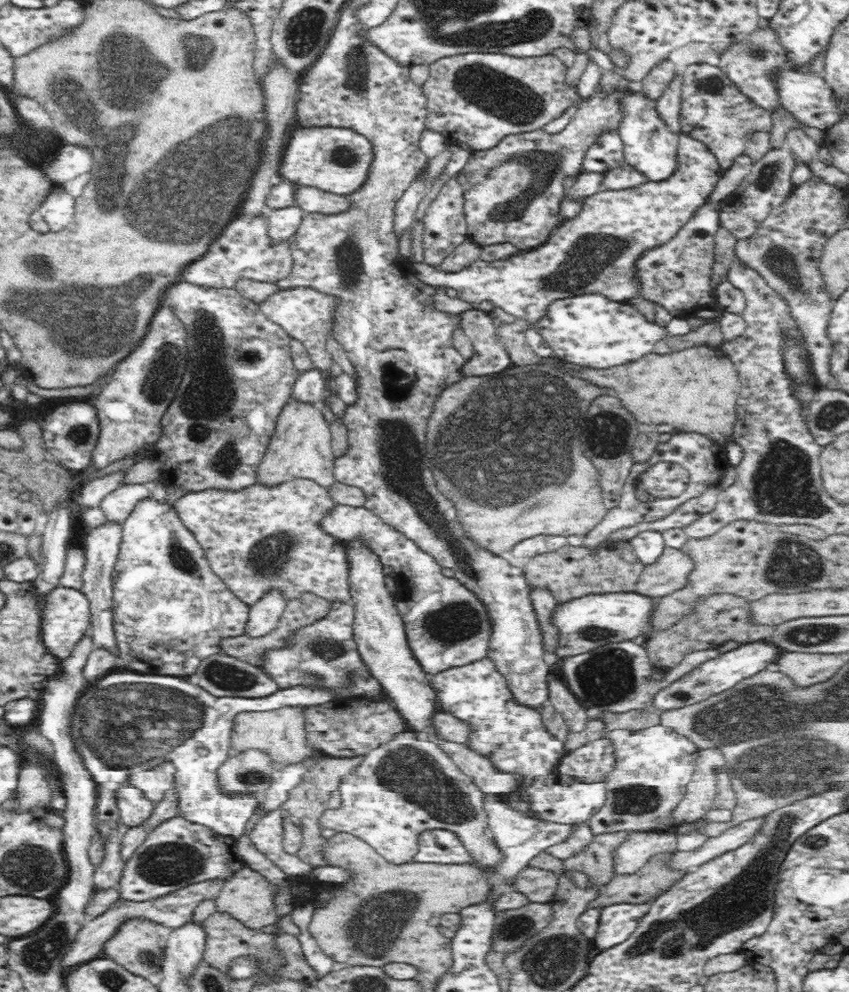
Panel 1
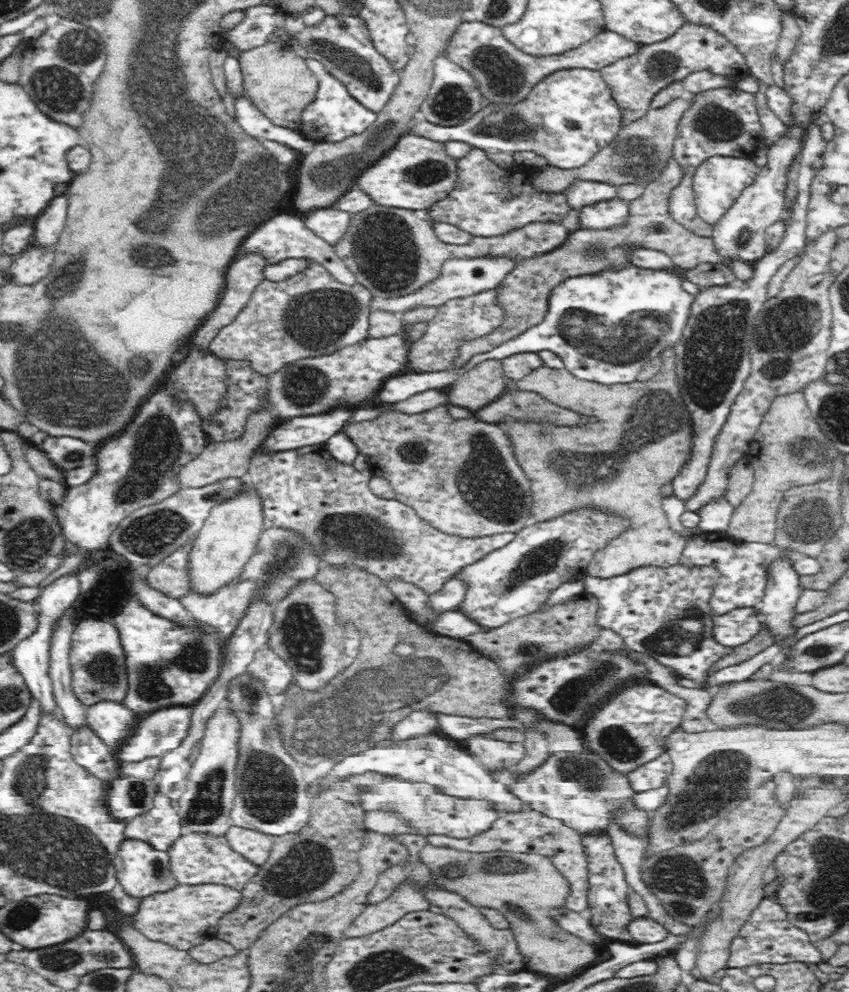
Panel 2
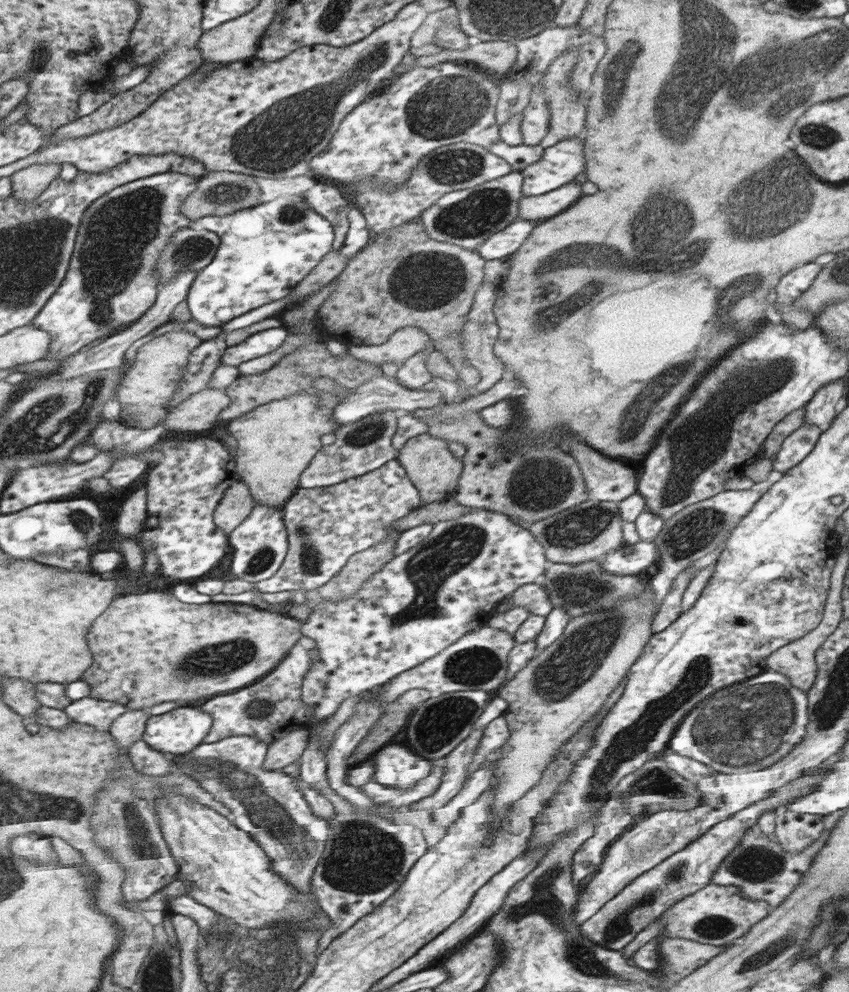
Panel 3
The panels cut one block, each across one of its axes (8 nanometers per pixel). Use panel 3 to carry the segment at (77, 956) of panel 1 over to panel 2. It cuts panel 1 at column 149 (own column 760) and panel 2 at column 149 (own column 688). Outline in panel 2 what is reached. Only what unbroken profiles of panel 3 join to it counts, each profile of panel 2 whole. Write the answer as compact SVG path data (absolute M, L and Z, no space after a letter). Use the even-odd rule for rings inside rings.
M178 884L170 892L158 892L158 896L148 896L146 900L140 900L138 912L128 920L148 940L168 944L182 952L190 952L192 946L214 938L222 916L228 916L230 912L238 910L240 904L242 904L242 892L234 888L226 888L220 884L200 884L200 886Z

